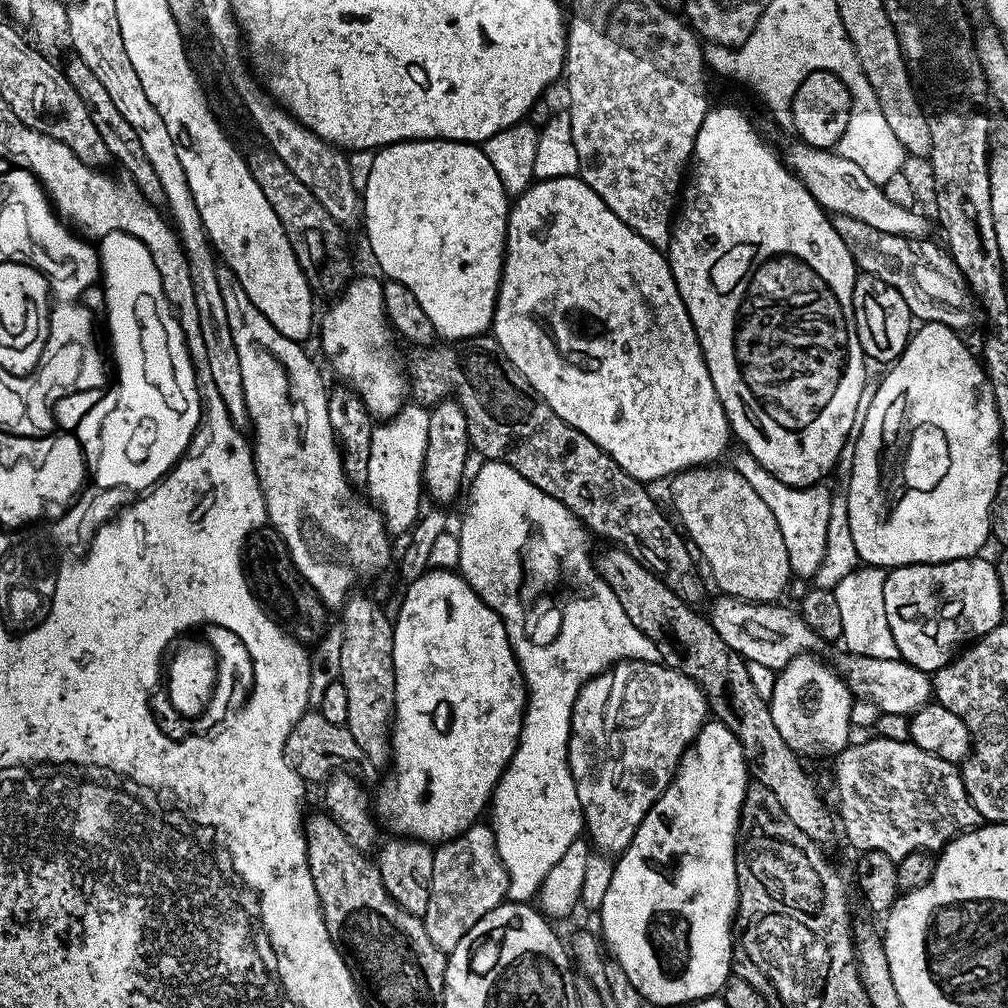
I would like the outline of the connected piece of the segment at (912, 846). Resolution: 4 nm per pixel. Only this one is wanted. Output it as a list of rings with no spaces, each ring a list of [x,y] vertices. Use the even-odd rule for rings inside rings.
[[[871,739],[864,740],[861,744],[849,743],[834,760],[840,798],[838,820],[842,825],[842,832],[848,835],[849,842],[856,850],[882,850],[882,854],[890,854],[894,861],[906,858],[906,854],[911,852],[936,854],[960,833],[980,827],[982,817],[974,802],[970,802],[970,794],[966,794],[964,779],[960,777],[957,765],[934,754],[926,754],[926,750],[909,741]]]

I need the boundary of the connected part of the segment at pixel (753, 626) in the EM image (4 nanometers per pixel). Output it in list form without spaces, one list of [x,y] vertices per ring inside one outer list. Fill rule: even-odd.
[[[717,595],[712,609],[706,615],[711,620],[714,630],[718,630],[718,638],[730,646],[738,655],[743,656],[749,665],[760,668],[779,670],[791,660],[805,654],[819,651],[822,646],[820,636],[814,634],[800,616],[799,611],[783,608],[783,603],[755,604],[749,600],[735,600],[733,596]]]

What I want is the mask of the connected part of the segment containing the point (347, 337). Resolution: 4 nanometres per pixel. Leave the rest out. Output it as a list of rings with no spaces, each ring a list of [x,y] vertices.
[[[357,275],[348,286],[350,288],[329,306],[328,313],[321,320],[319,317],[318,336],[320,332],[320,344],[324,347],[326,355],[332,356],[335,354],[336,348],[340,348],[340,353],[332,360],[332,366],[344,379],[341,381],[347,381],[355,389],[373,417],[386,418],[399,412],[406,403],[406,397],[404,397],[404,392],[406,396],[404,383],[406,376],[402,371],[402,364],[392,357],[392,352],[388,349],[392,340],[394,341],[394,332],[389,327],[388,315],[384,312],[384,285],[379,279],[376,281],[372,276],[359,276]]]

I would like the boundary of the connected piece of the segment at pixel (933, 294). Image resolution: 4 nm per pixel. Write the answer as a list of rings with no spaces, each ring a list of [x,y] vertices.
[[[836,214],[831,221],[834,230],[838,230],[838,238],[846,242],[846,250],[850,250],[857,269],[861,273],[874,274],[882,278],[882,282],[894,286],[894,290],[906,298],[906,306],[917,321],[965,330],[975,322],[976,316],[978,320],[978,305],[962,278],[962,270],[958,270],[947,251],[941,245],[939,248],[932,238],[888,234],[849,216]]]

